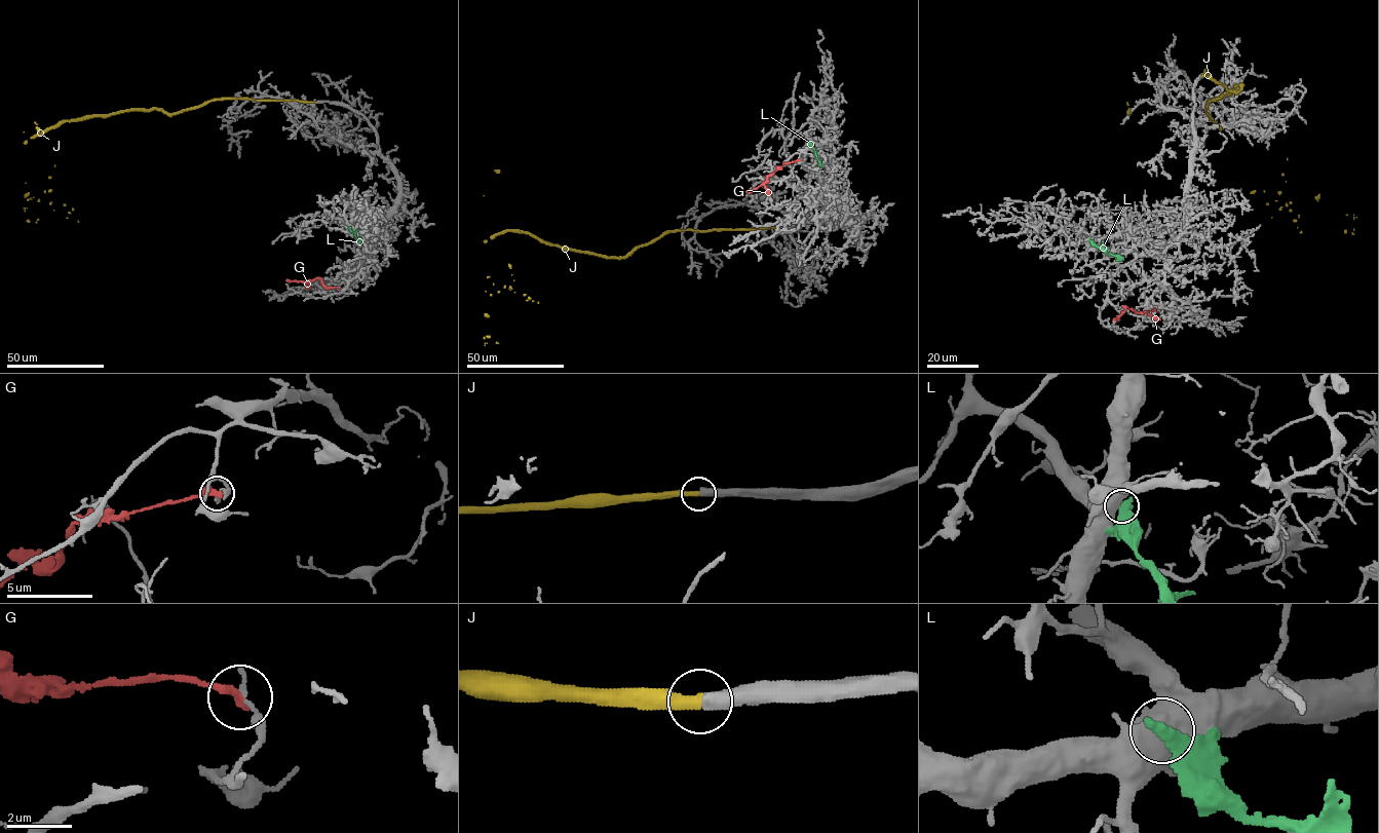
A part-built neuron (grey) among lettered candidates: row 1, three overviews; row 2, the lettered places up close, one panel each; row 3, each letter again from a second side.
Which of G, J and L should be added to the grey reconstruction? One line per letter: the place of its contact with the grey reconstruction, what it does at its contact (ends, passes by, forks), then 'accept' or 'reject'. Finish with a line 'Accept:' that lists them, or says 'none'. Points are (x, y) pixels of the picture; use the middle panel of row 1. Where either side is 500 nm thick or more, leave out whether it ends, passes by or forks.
G: meets grey at (800, 160); it ends there; reject
J: meets grey at (775, 227); it ends there; accept
L: meets grey at (810, 142); reject
Accept: J

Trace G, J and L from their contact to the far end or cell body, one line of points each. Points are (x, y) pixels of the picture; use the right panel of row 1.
G: (1114, 319), (1125, 307), (1143, 312), (1155, 309)
J: (1202, 76), (1234, 91), (1241, 84), (1207, 112), (1251, 191), (1279, 192), (1286, 203), (1315, 198), (1353, 234)
L: (1089, 239), (1107, 253), (1123, 258)

